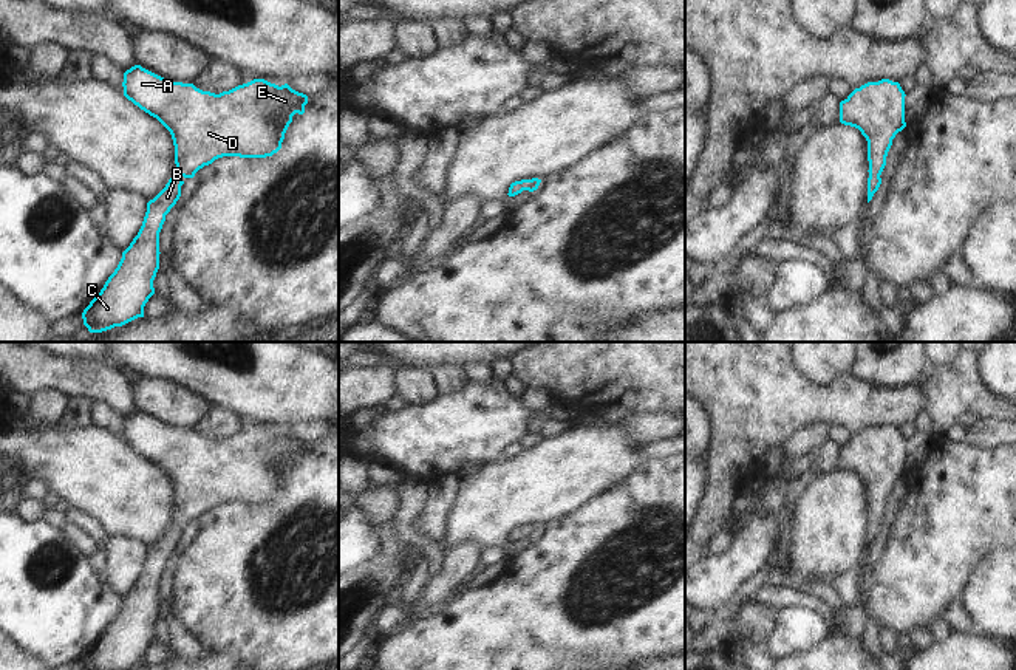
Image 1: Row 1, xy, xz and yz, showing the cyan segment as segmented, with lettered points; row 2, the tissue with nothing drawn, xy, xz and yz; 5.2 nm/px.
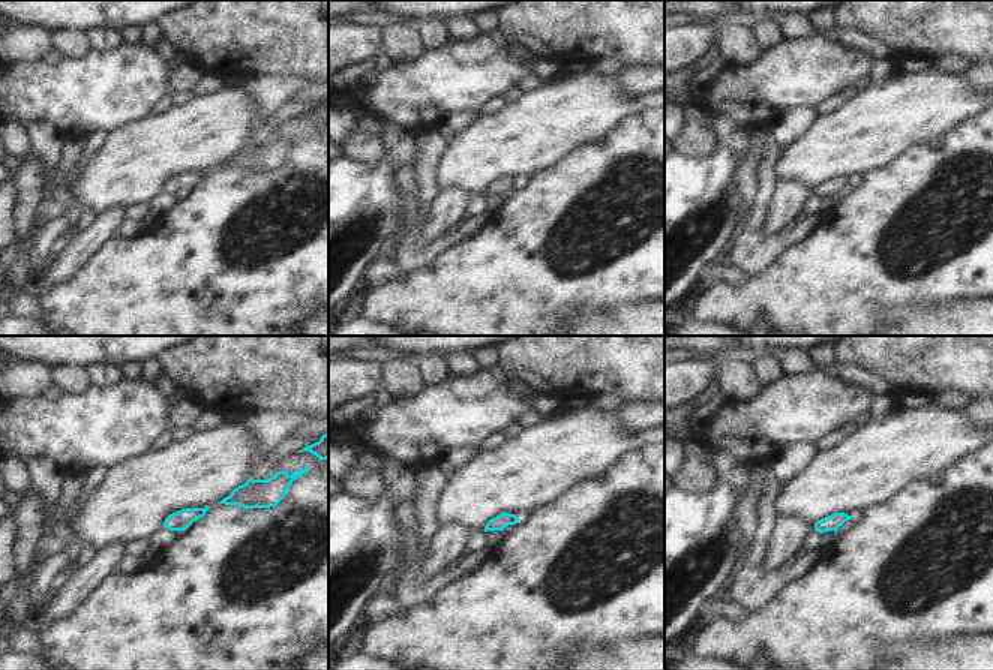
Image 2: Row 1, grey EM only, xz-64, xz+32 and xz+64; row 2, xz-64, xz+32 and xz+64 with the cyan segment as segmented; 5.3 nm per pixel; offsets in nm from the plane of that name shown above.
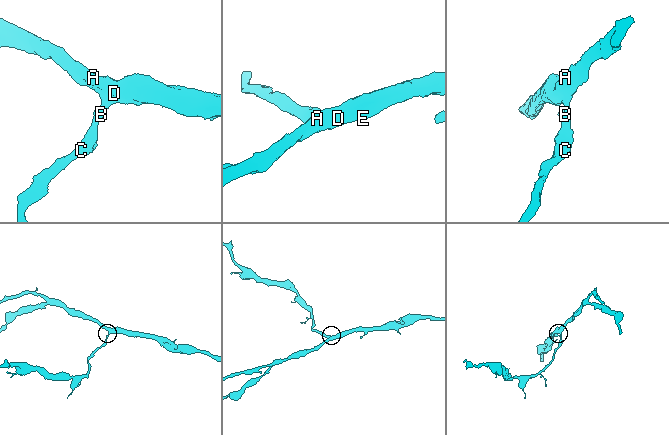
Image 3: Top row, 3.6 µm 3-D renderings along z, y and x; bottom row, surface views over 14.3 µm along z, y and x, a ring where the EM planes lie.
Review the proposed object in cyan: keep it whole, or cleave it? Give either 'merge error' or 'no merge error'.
no merge error

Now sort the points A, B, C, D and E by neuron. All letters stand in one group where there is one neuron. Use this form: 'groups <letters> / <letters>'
groups A B C D E

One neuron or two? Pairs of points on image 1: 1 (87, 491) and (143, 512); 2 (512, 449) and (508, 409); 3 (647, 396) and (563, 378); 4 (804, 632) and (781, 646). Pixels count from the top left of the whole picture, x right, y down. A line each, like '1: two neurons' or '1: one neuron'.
1: one neuron
2: two neurons
3: one neuron
4: one neuron

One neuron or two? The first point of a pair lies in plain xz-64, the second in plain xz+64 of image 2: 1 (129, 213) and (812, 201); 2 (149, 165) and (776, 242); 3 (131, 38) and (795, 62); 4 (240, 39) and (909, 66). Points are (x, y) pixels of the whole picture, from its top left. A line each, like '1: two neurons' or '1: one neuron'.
1: one neuron
2: two neurons
3: two neurons
4: two neurons

